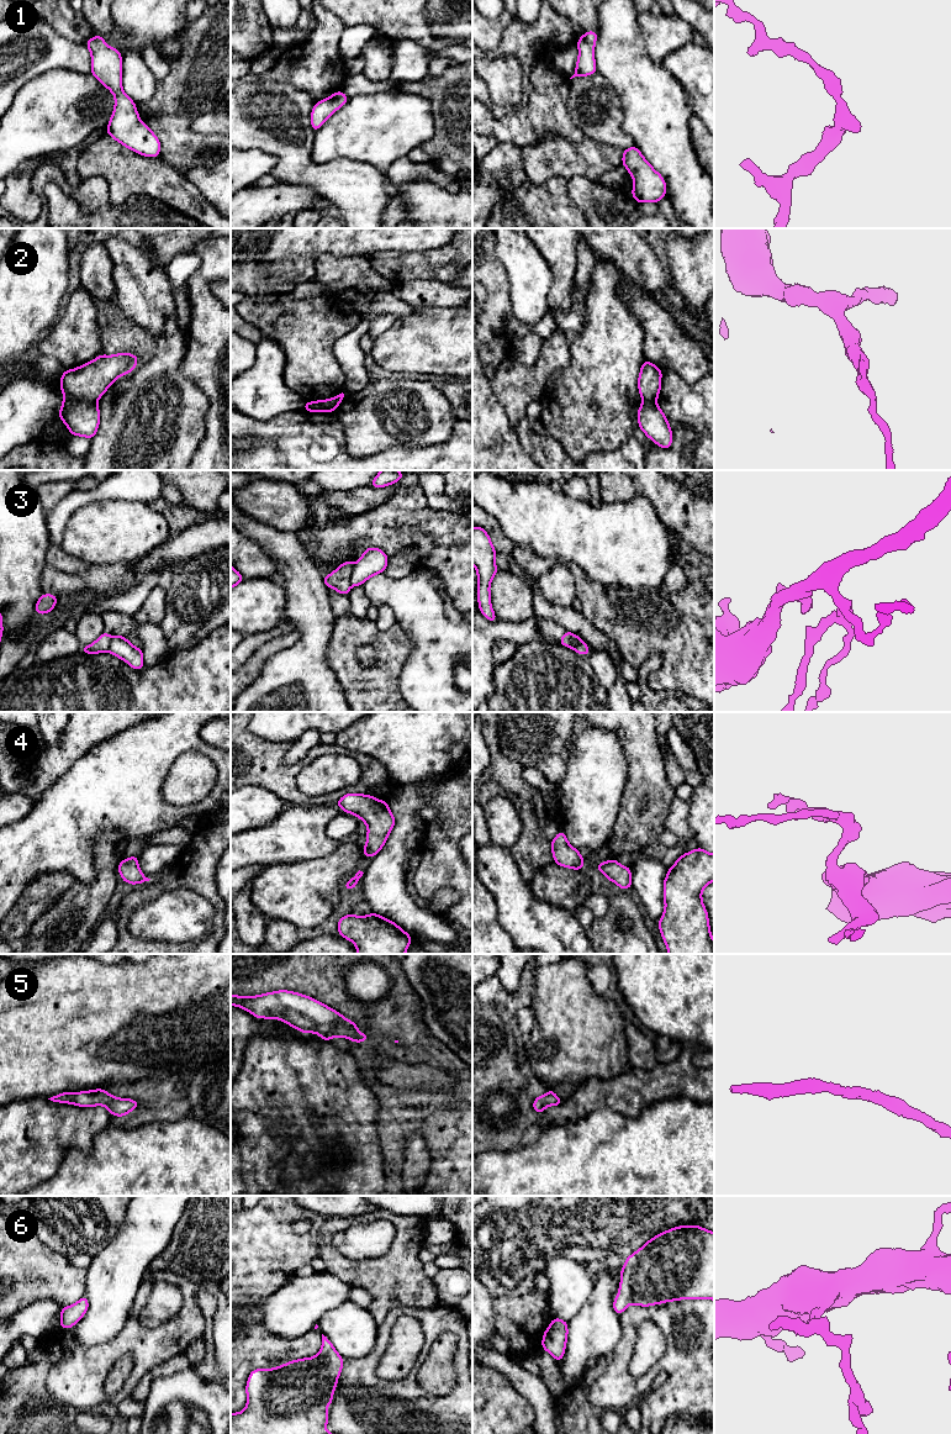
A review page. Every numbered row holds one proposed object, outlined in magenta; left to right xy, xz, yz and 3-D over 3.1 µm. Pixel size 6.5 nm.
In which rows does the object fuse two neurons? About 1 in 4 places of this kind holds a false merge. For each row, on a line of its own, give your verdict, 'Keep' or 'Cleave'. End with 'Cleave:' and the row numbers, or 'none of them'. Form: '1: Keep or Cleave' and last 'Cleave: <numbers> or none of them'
1: Keep
2: Cleave
3: Cleave
4: Keep
5: Keep
6: Keep
Cleave: 2, 3

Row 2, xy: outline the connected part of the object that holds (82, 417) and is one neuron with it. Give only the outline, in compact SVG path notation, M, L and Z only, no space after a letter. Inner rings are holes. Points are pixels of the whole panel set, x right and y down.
M64 396L59 410L63 421L72 436L93 439L100 423L100 411L96 402Z

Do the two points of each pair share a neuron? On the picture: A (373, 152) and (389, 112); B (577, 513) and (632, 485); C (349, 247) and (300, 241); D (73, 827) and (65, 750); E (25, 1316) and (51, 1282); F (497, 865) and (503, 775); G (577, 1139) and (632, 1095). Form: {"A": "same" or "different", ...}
{"A": "same", "B": "different", "C": "same", "D": "different", "E": "different", "F": "different", "G": "different"}

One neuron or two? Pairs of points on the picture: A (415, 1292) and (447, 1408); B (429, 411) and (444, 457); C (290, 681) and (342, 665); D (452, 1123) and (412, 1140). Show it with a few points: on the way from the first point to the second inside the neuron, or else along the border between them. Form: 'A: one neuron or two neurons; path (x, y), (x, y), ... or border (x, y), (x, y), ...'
A: two neurons; border (442, 1305), (434, 1307), (395, 1305), (390, 1309)
B: two neurons; border (458, 420), (450, 435), (443, 442), (412, 447)
C: two neurons; border (331, 639), (327, 647), (327, 664), (344, 695)
D: two neurons; border (417, 1131), (427, 1143), (431, 1156), (429, 1164)

